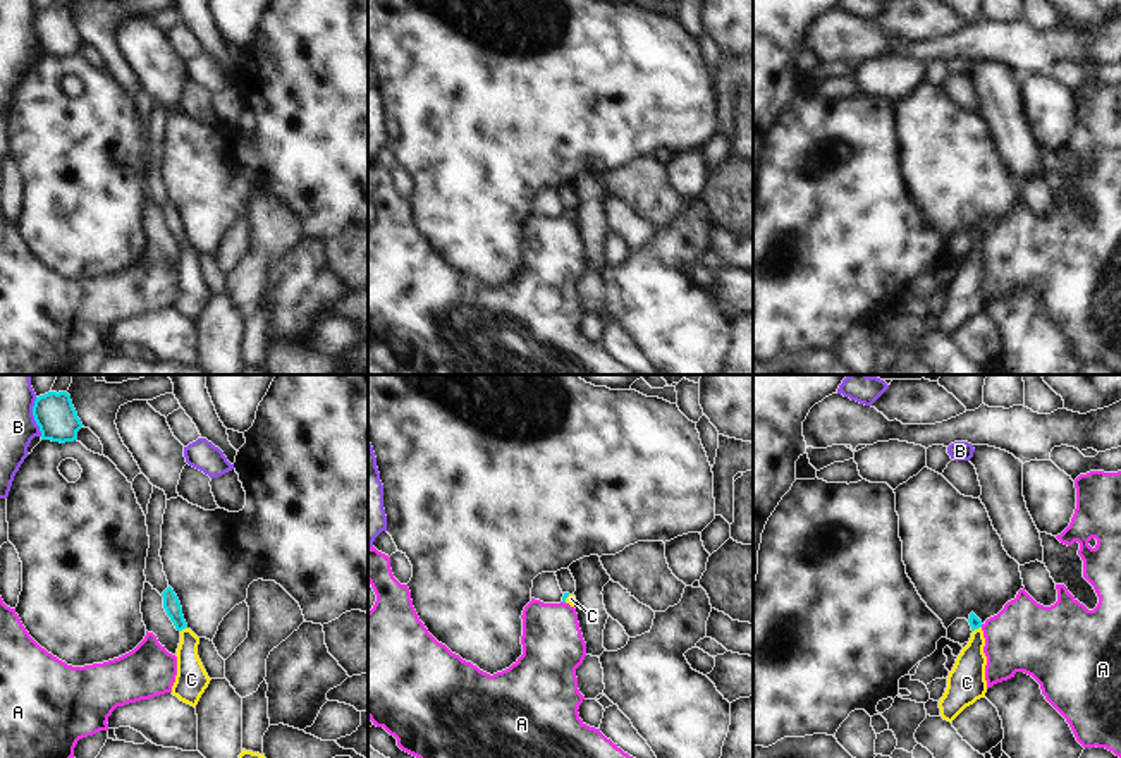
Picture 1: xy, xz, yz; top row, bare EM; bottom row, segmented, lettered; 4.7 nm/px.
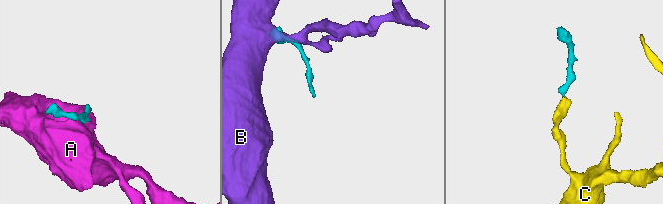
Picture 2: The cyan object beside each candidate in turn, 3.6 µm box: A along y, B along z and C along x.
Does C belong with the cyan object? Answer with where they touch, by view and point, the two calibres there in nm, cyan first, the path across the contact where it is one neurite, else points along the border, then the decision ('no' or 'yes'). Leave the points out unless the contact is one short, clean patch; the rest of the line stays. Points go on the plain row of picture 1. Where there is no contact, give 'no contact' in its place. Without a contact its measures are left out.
meets cyan in xy at (183, 243); 80 nm thick on the cyan side, 150 nm on the other; runs through xy (171, 217), (183, 243), (188, 253), (191, 294); yes

